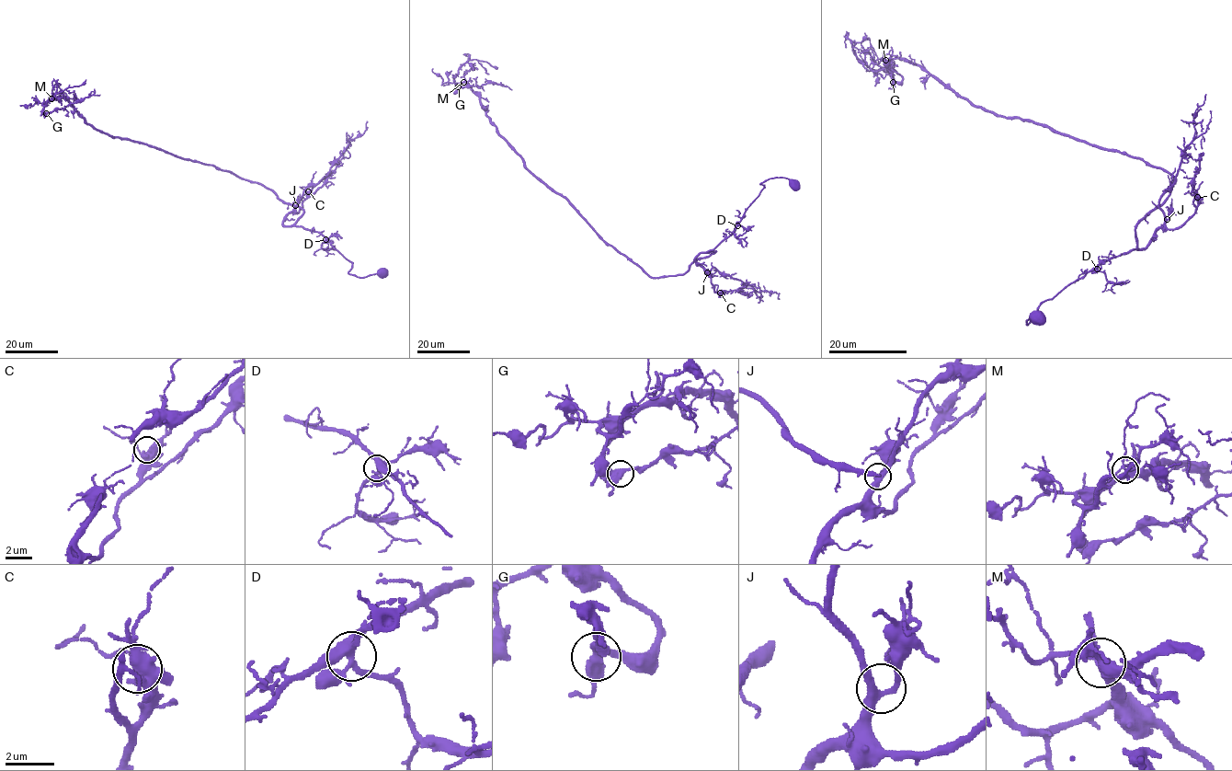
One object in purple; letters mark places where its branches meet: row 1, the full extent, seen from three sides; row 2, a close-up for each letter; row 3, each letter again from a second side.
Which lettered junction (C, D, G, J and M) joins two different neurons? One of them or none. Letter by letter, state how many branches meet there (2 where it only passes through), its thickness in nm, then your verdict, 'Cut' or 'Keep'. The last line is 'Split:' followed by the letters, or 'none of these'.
C: Branches: 5. Thickness 460 nm. Keep
D: Branches: 6. Thickness 400 nm. Keep
G: Branches: 4. Thickness 360 nm. Keep
J: Branches: 3. Thickness 320 nm. Keep
M: Branches: 4. Thickness 340 nm. Keep
Split: none of these

